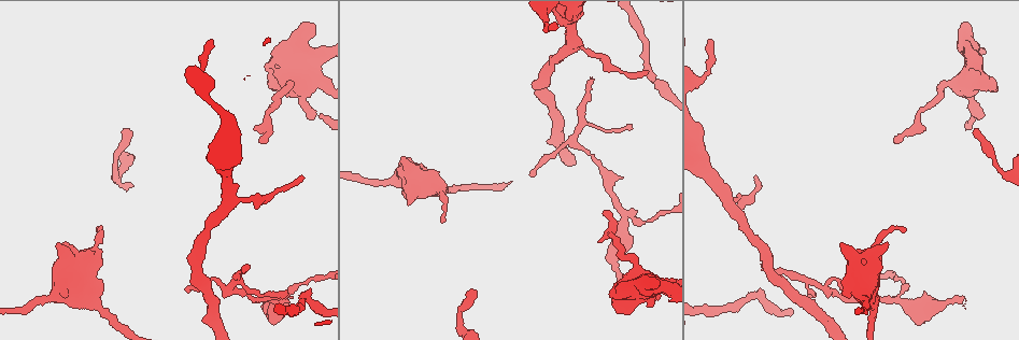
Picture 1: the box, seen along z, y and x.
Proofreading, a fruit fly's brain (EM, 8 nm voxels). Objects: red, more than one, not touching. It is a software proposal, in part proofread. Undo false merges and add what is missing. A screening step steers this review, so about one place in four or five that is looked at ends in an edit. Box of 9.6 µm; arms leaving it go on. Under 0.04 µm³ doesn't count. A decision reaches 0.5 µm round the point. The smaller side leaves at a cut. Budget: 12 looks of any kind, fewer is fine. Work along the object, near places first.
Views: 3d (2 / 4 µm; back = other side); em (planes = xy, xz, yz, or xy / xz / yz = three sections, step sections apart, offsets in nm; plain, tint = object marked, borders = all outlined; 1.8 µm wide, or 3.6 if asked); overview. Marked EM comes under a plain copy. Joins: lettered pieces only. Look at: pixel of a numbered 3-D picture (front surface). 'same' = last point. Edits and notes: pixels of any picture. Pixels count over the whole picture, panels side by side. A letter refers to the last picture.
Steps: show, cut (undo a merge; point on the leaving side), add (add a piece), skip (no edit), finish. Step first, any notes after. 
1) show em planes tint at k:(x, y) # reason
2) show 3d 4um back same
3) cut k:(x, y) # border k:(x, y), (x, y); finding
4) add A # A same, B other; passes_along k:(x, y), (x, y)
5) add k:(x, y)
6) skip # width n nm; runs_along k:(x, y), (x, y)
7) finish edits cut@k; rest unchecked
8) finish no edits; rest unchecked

show em 3.6um yz step 4 tint at 1:(310, 83)

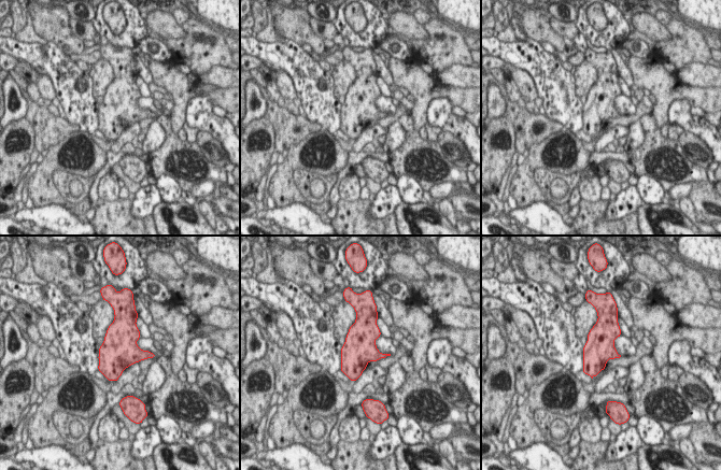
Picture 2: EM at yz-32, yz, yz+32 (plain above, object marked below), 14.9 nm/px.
show em 3.6um planes borders same

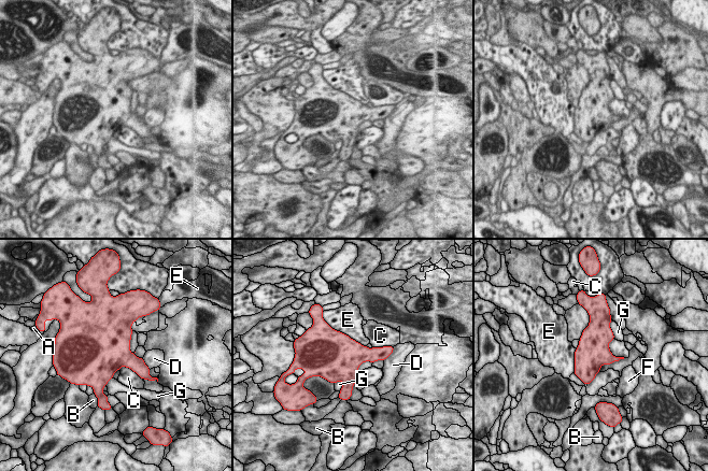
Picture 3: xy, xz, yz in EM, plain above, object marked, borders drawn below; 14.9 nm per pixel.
skip # A other, B other, C other, D other, E other, F other, G other; border 3:(124, 366), (131, 369), (142, 380); one cell here

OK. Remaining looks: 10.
show 3d 4um back at 1:(616, 277) # free end

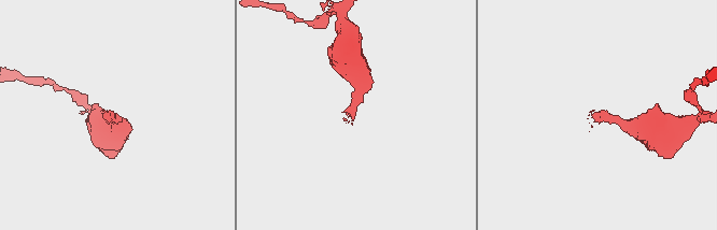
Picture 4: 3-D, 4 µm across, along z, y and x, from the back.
show em planes borders at 4:(591, 112) # need the tissue

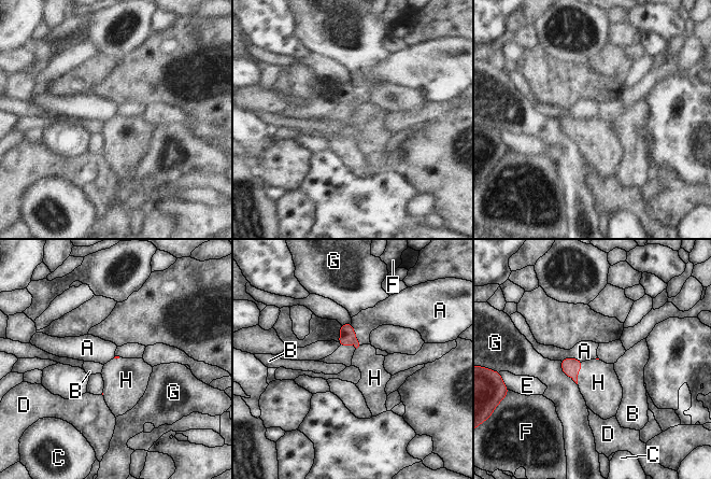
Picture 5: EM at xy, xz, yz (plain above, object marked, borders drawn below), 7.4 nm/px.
add H # A other, B other, C other, D other, E other, F other, G other, H same; passes_along 5:(570, 366), (578, 372), (598, 382); the cell continues

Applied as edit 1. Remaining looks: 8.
show overview # see it whole again

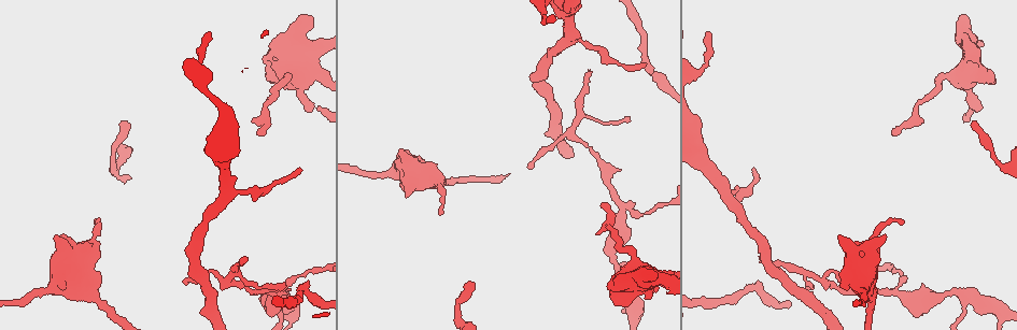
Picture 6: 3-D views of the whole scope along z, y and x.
show 3d 4um at 6:(760, 262) # an open end

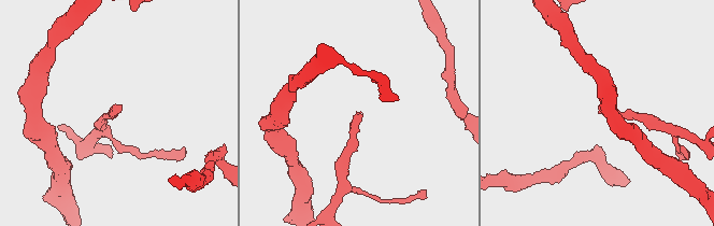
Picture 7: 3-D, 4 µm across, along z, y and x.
show em xy step 4 tint at 7:(361, 112) # need the tissue

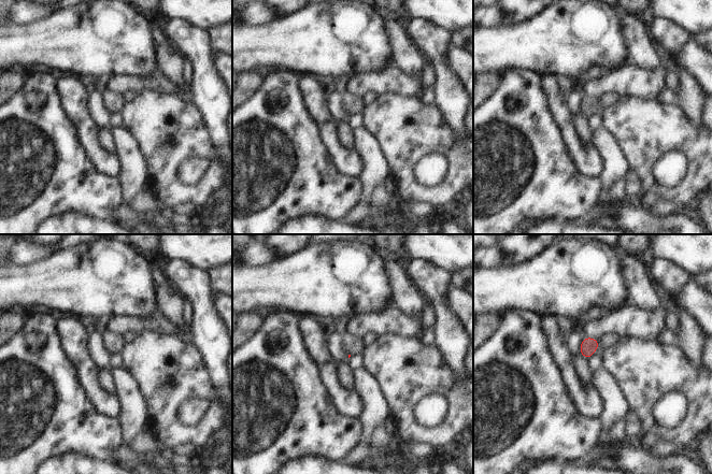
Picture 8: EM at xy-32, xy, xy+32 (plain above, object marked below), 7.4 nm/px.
show em planes borders same

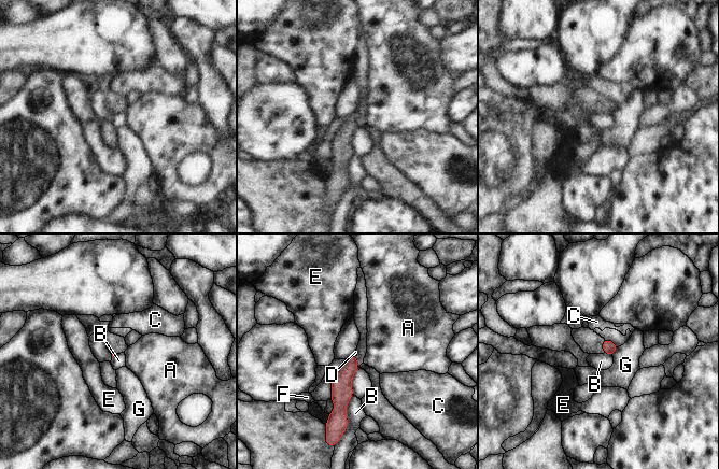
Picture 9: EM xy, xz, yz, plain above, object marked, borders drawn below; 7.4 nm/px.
add D # A other, B other, C other, D same, E other, F other, G other; passes_along 9:(609, 347), (603, 345), (590, 342); it goes on there

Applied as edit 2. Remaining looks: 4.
show overview

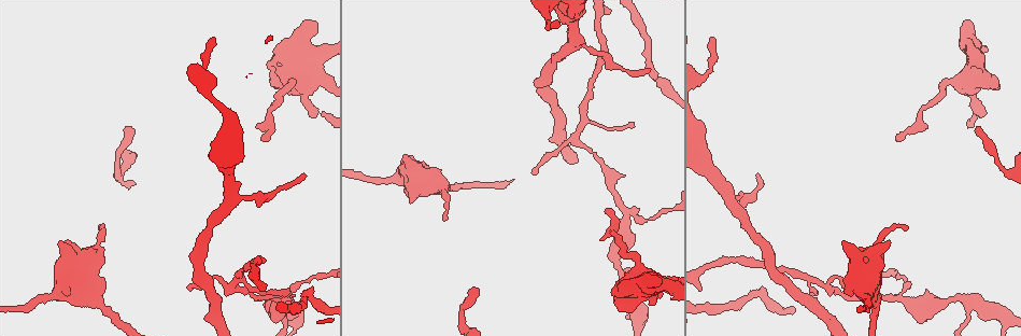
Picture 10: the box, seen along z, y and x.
show em 3.6um yz step 16 tint at 10:(228, 160) # calibre changes

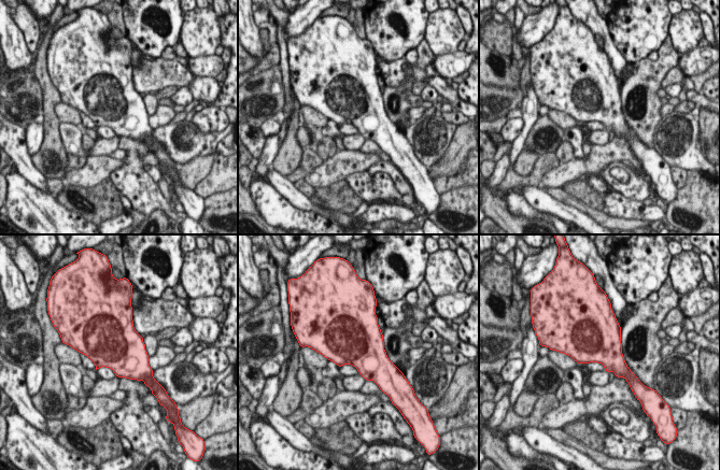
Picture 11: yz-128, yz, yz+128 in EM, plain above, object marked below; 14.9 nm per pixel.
show em 3.6um planes borders same

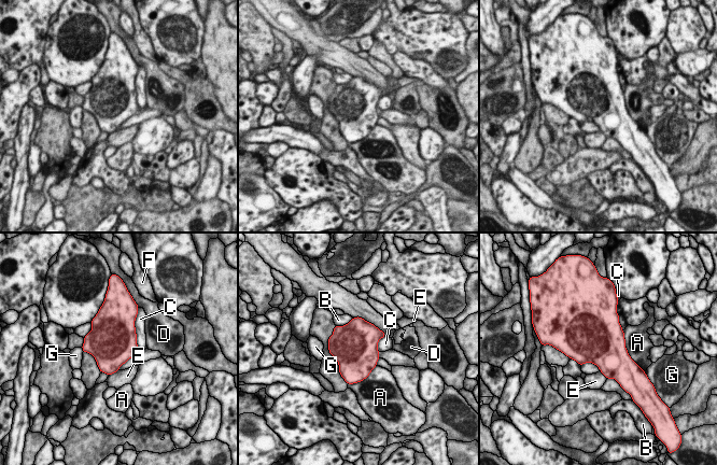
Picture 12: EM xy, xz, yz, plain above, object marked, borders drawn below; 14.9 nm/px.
skip # longest_contact A 550 nm; A other, B other, C other, D other, E other, F other, G other; border 12:(118, 370), (109, 376); all the same cell

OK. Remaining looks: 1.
show em 3.6um planes borders at 10:(896, 141) # branch stops here

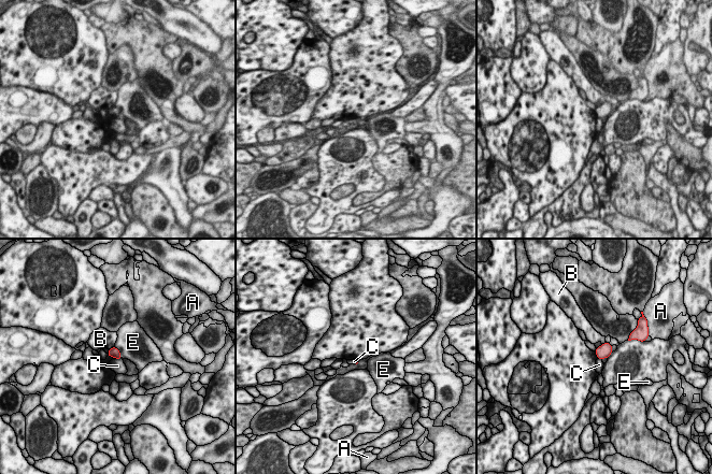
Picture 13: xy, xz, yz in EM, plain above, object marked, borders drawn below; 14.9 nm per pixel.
skip # A other, B other, C other, E other; border 13:(115, 358), (120, 359); no lettered piece goes on from it

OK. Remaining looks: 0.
finish edits add@5, add@9; rest unchecked

